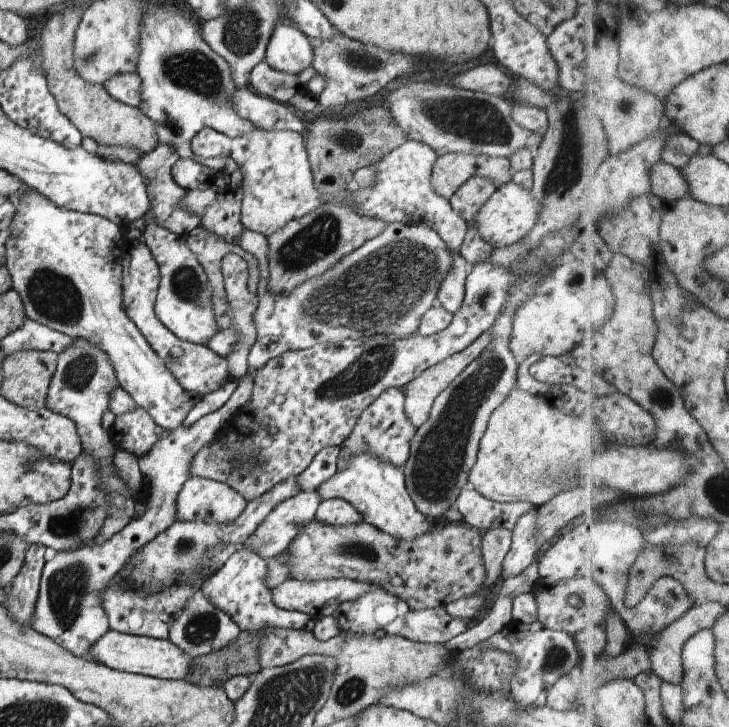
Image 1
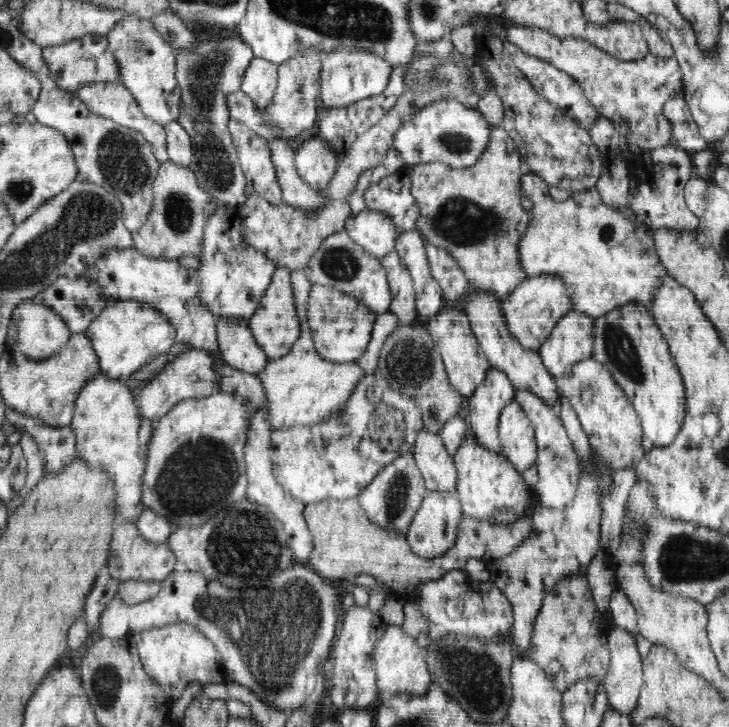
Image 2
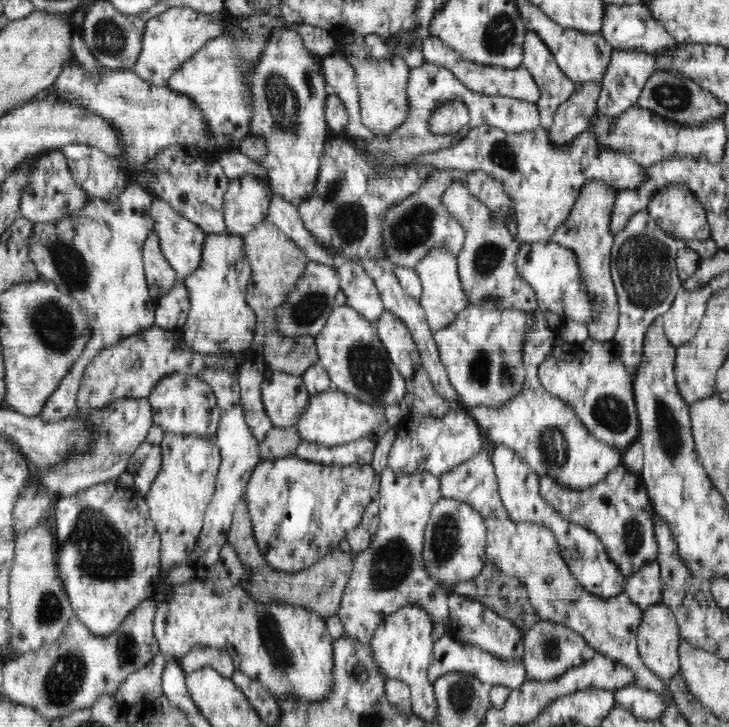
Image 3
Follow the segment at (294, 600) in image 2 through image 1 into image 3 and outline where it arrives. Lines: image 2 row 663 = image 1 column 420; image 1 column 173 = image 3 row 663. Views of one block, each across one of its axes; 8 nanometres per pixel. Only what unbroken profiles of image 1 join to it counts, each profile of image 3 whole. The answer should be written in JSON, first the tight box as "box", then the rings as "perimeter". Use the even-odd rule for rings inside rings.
{"box":[428,633,527,690],"perimeter":[[[449,633],[442,636],[440,640],[433,641],[433,658],[428,670],[428,680],[431,684],[434,684],[440,676],[454,672],[468,673],[476,676],[476,679],[482,683],[490,686],[501,685],[510,690],[518,689],[527,682],[527,673],[523,659],[501,660],[477,646],[462,640],[456,640]]]}

